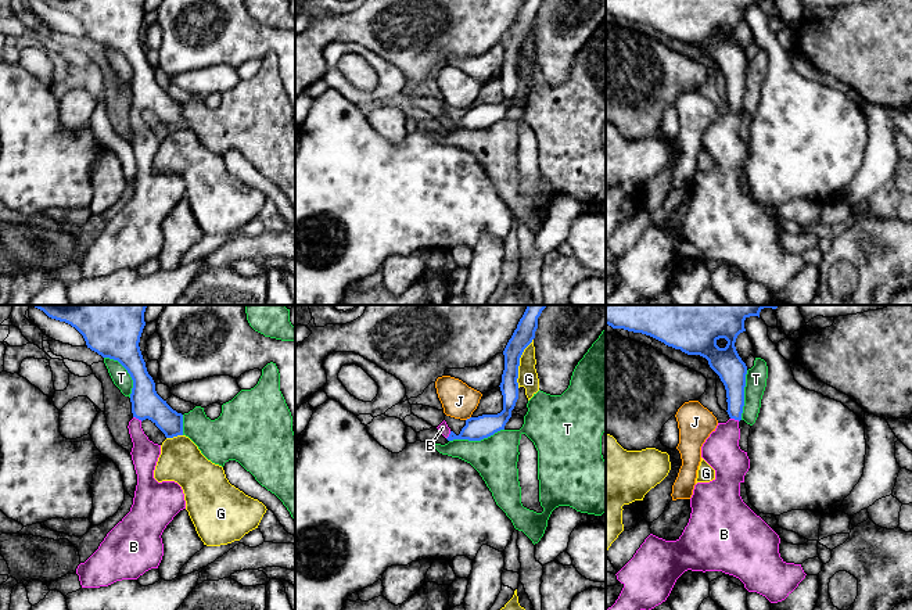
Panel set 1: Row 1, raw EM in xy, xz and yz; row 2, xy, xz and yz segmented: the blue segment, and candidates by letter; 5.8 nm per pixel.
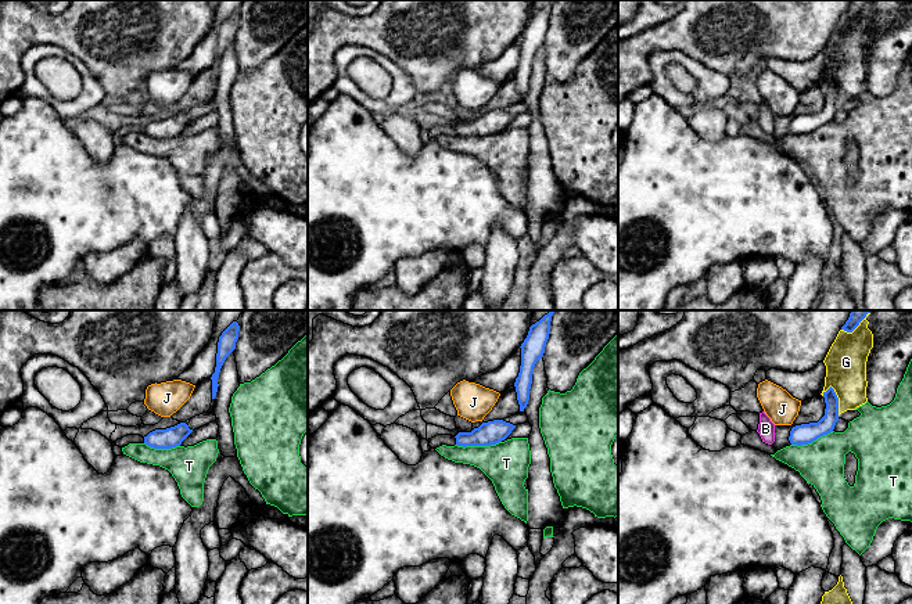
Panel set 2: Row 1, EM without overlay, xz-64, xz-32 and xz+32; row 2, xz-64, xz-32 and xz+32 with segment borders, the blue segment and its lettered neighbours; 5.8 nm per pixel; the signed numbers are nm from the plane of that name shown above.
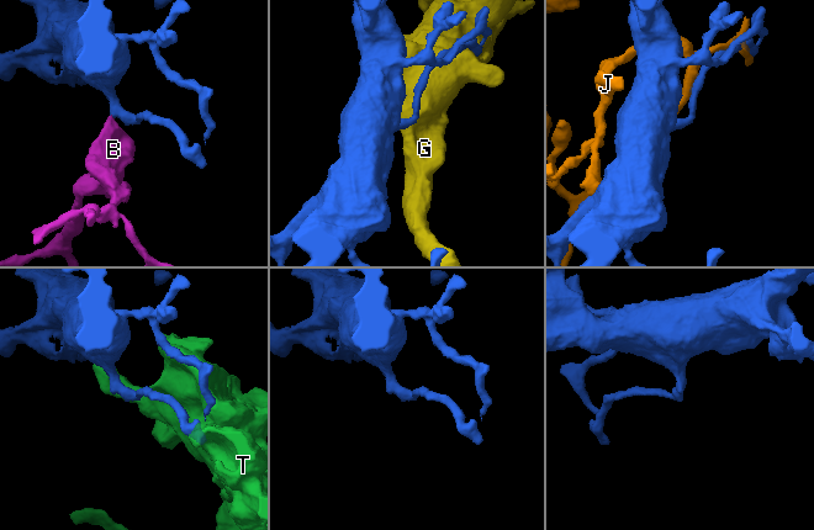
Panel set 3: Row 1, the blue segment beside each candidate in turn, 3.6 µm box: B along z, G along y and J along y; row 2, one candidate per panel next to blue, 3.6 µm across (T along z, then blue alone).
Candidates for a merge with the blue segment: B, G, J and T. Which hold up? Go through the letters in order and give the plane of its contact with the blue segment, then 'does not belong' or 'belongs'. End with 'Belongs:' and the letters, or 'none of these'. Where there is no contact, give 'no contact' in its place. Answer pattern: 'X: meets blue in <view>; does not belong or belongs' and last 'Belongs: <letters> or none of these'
B: meets blue in xy; belongs
G: meets blue in xz; does not belong
J: meets blue in xz; does not belong
T: meets blue in xz; does not belong
Belongs: B

